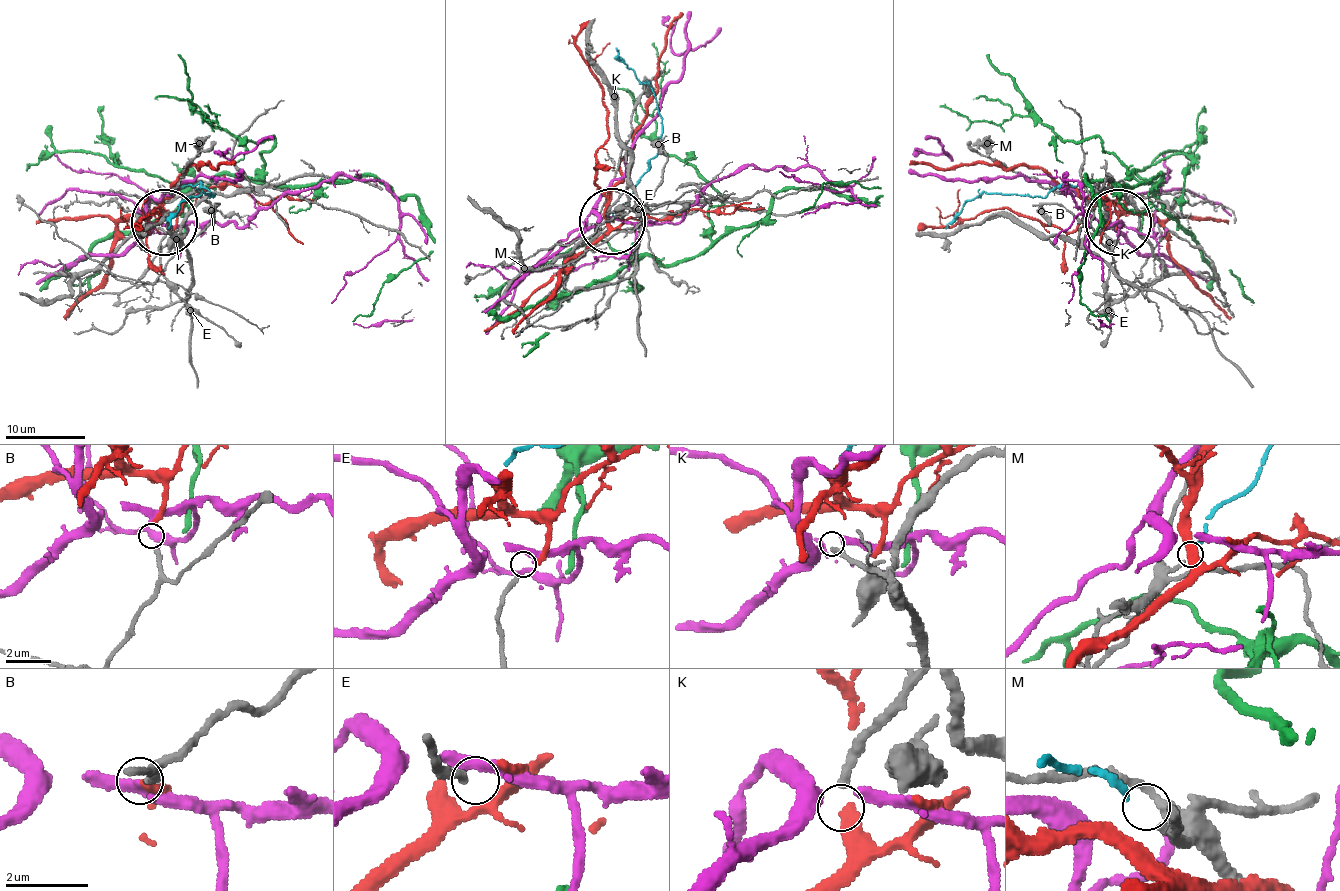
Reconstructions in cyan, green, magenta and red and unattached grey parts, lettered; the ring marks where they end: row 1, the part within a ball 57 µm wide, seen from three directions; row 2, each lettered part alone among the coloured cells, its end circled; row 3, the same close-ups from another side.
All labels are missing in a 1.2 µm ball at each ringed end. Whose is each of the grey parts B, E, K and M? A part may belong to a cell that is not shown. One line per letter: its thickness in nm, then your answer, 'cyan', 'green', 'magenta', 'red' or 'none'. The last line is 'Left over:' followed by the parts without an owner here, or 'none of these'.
B: 190 nm thick; red
E: 200 nm thick; none
K: 200 nm thick; none
M: 200 nm thick; cyan
Left over: E, K

